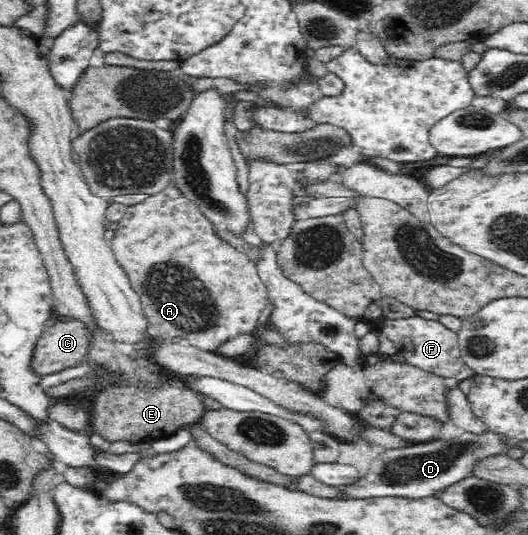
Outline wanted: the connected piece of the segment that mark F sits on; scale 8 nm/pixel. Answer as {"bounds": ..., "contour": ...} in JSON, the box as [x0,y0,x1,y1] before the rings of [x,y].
{"bounds":[381,316,476,382],"contour":[[[414,316],[409,319],[387,319],[383,321],[381,335],[389,338],[403,355],[405,362],[425,372],[447,378],[451,382],[461,382],[476,375],[463,360],[461,360],[461,347],[458,345],[458,333],[453,333],[431,319]]]}

